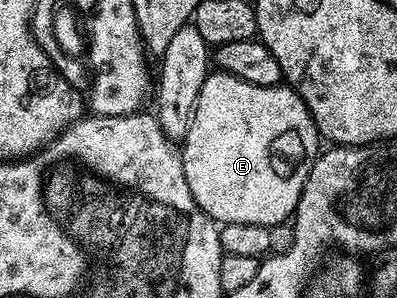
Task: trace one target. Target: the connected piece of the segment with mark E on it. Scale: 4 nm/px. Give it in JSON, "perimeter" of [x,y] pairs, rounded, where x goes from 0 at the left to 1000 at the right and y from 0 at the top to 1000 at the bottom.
{"perimeter":[[[526,245],[494,329],[494,362],[474,409],[474,453],[458,470],[469,607],[489,674],[547,752],[695,768],[713,735],[738,732],[806,480],[811,456],[776,376],[776,356],[733,292],[645,292],[582,245]]]}

